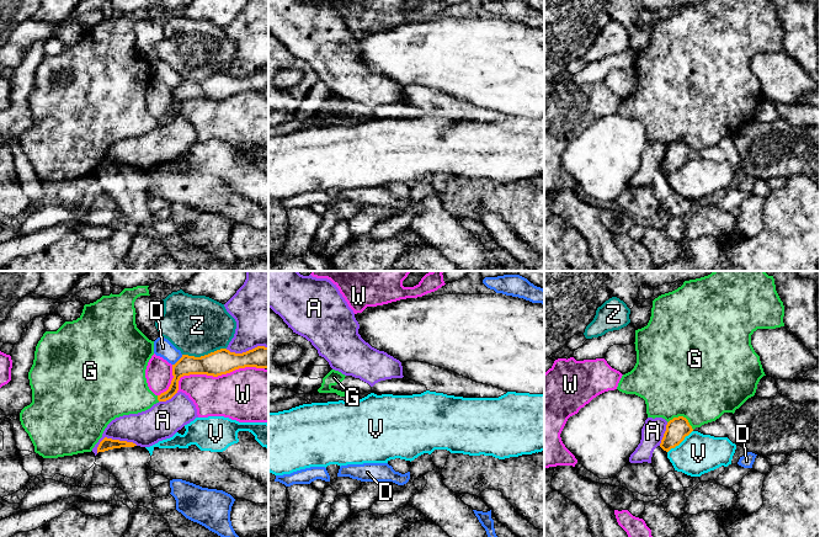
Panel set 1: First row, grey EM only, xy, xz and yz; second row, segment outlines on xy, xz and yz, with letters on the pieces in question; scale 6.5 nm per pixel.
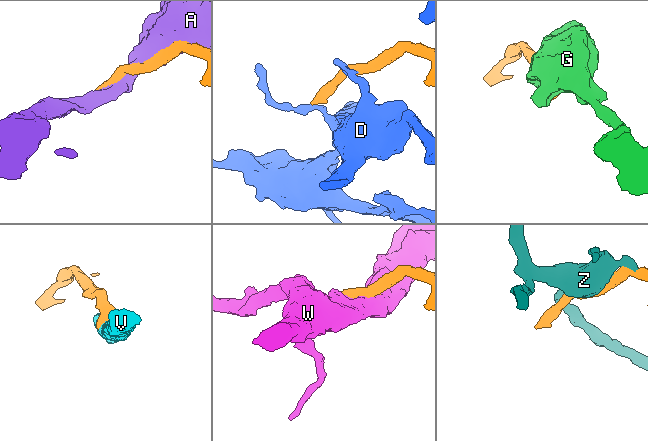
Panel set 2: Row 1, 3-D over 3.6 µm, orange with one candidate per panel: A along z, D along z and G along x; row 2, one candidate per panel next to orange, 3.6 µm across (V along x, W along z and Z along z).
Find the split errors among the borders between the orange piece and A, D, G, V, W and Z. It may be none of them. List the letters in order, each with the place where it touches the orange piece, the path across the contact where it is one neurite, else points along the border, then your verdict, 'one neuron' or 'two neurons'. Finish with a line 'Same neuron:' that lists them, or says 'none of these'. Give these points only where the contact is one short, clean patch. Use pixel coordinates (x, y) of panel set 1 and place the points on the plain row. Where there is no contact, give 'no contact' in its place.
A: contact xy (113, 164); two neurons
D: contact xy (179, 84); border xy (182, 79), (172, 89); two neurons
G: contact yz (682, 141); two neurons
V: contact yz (680, 166); border yz (692, 154), (667, 176); two neurons
W: contact xy (214, 100); two neurons
Z: contact xy (204, 79); two neurons
Same neuron: none of these

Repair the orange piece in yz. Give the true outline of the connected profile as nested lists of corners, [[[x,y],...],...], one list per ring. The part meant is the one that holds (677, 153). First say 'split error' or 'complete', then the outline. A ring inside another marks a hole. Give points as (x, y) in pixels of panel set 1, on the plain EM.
split error; [[[683,140],[673,142],[667,147],[661,168],[654,174],[651,181],[651,188],[659,203],[664,202],[669,196],[676,196],[667,182],[667,176],[678,170],[692,155],[692,150]]]

